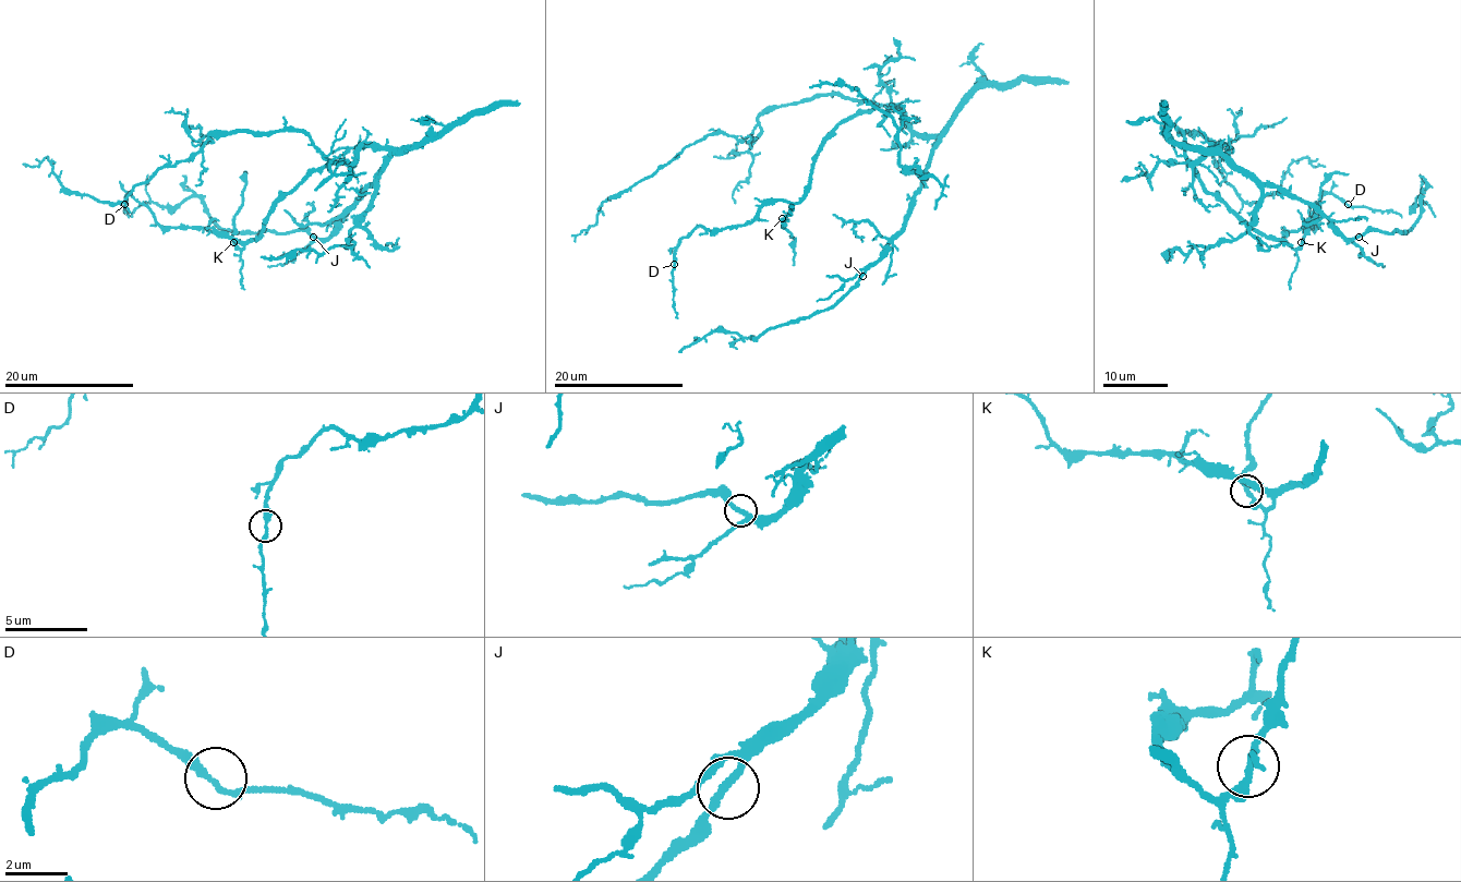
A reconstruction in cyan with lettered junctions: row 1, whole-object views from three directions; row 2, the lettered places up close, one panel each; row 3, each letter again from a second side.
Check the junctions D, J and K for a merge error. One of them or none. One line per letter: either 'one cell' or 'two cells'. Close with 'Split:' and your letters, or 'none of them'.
D: one cell
J: one cell
K: one cell
Split: none of them

